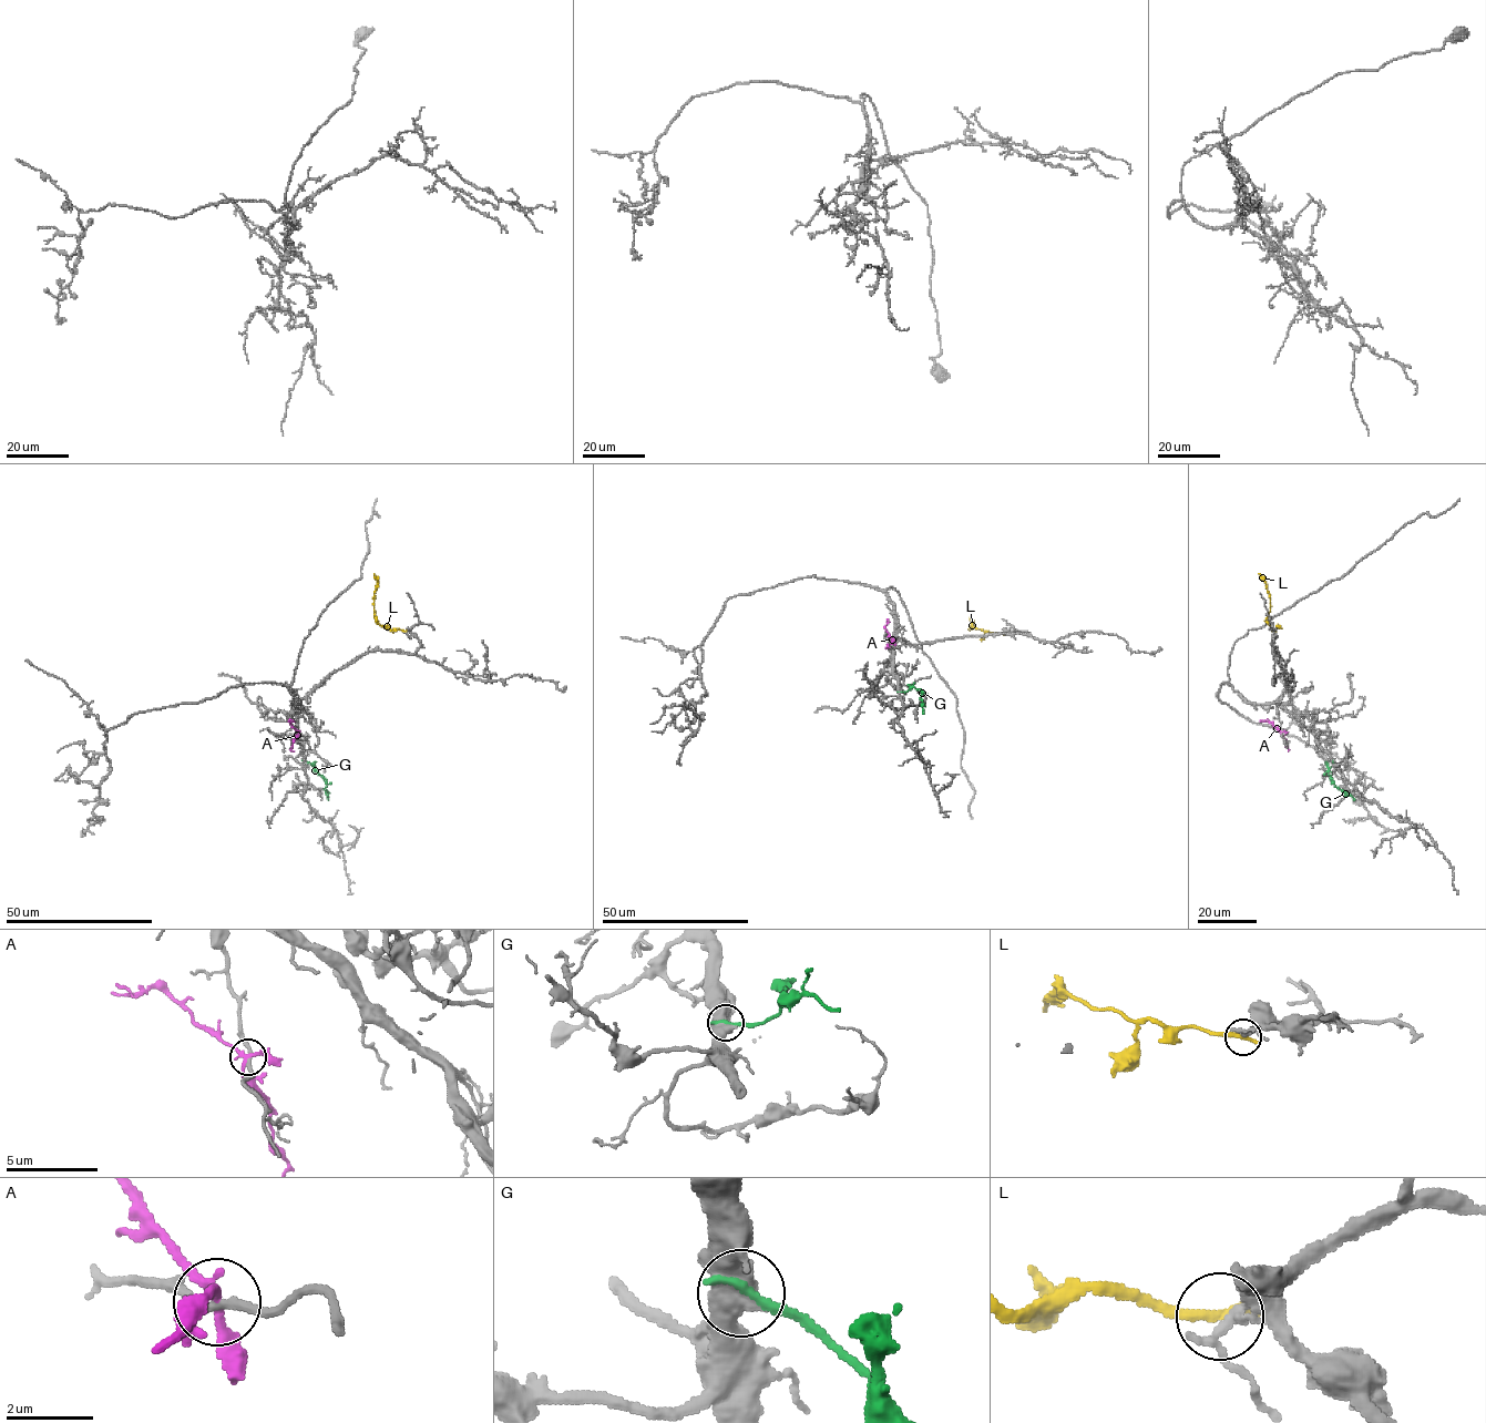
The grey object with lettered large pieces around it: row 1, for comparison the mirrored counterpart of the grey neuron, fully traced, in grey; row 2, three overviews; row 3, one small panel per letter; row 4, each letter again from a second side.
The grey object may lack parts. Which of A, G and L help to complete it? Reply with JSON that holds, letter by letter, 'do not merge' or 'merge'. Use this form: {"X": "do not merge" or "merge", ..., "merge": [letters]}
{"A": "do not merge", "G": "do not merge", "L": "do not merge", "merge": []}

